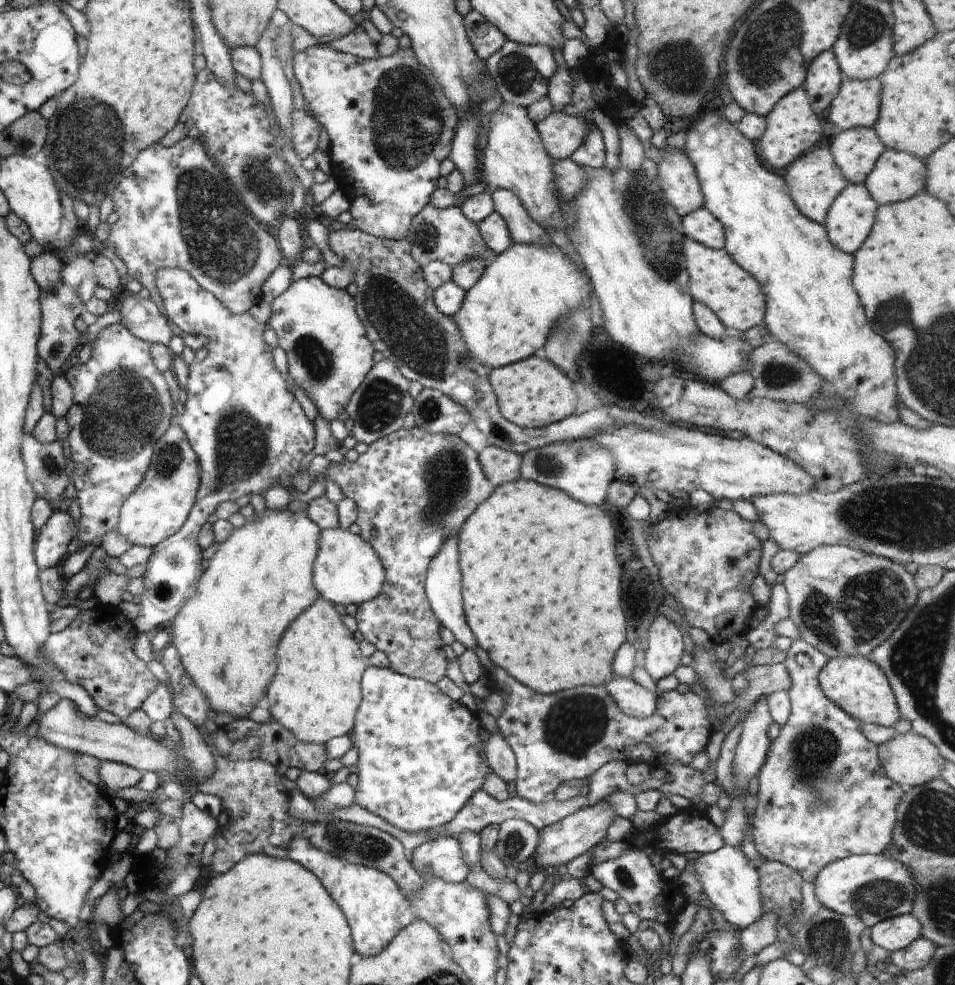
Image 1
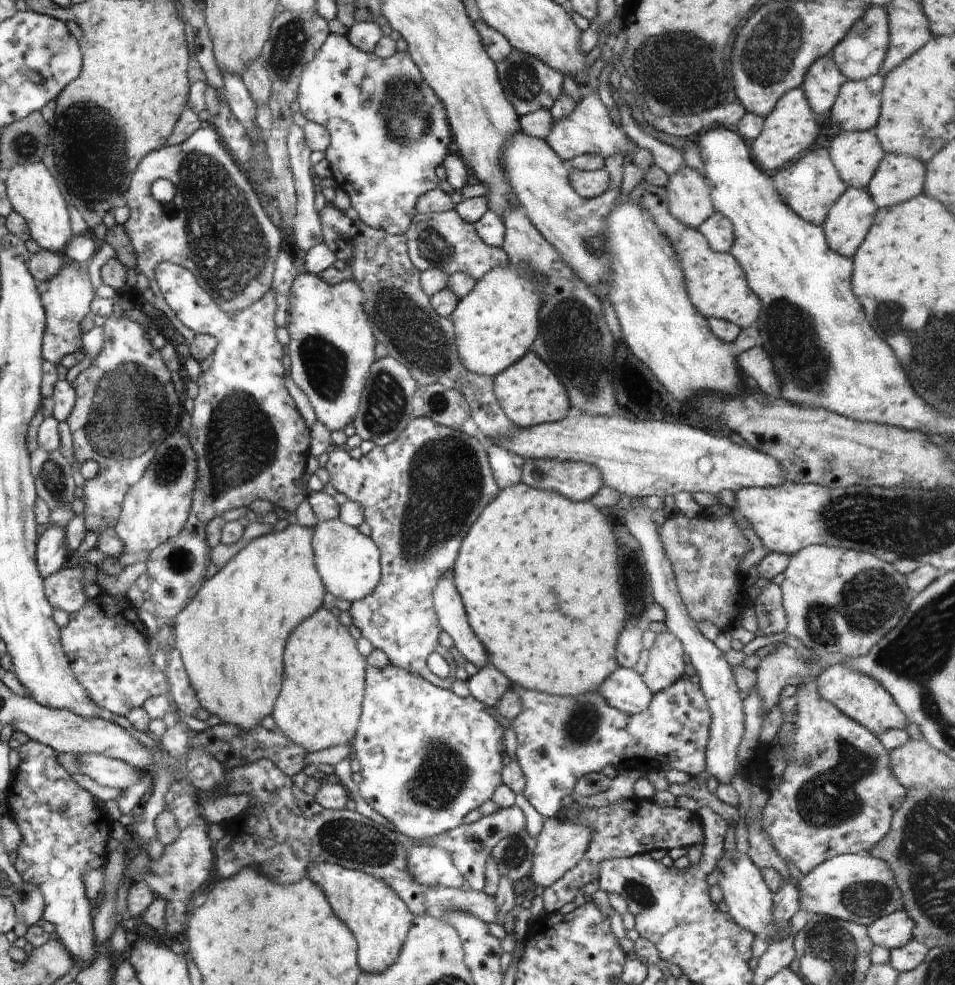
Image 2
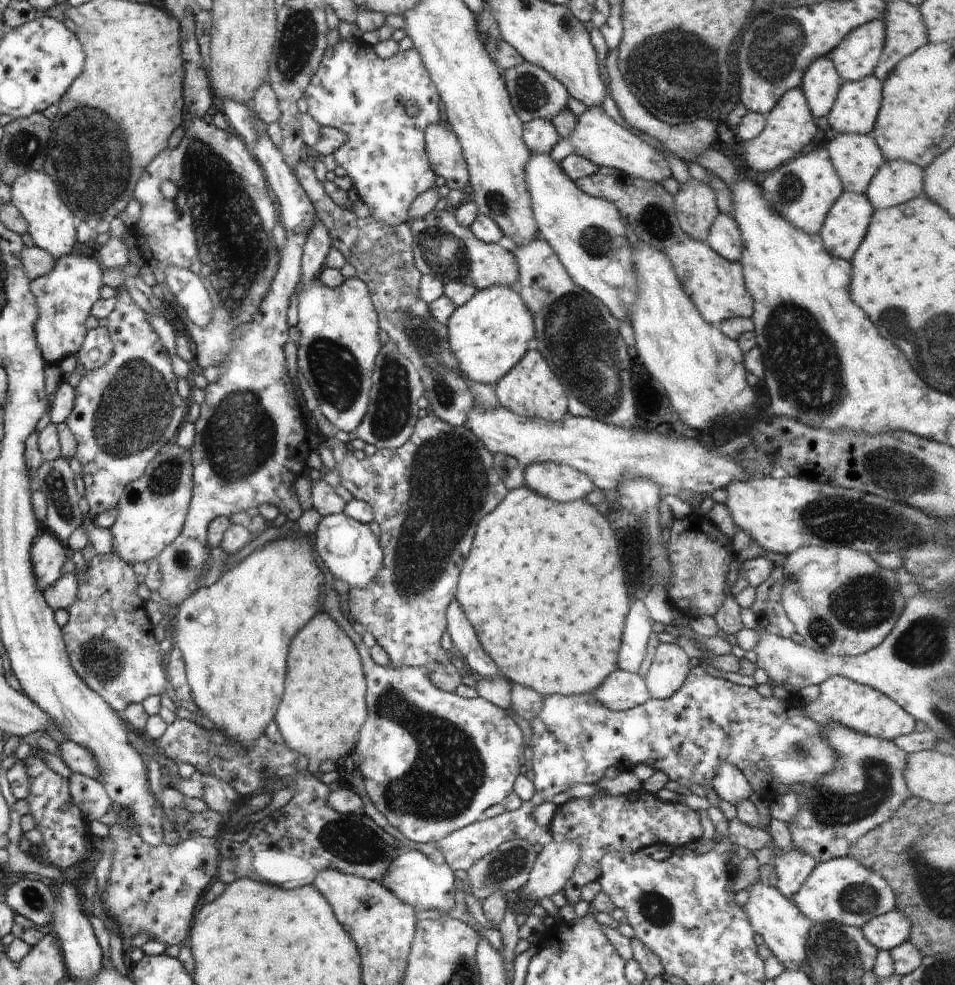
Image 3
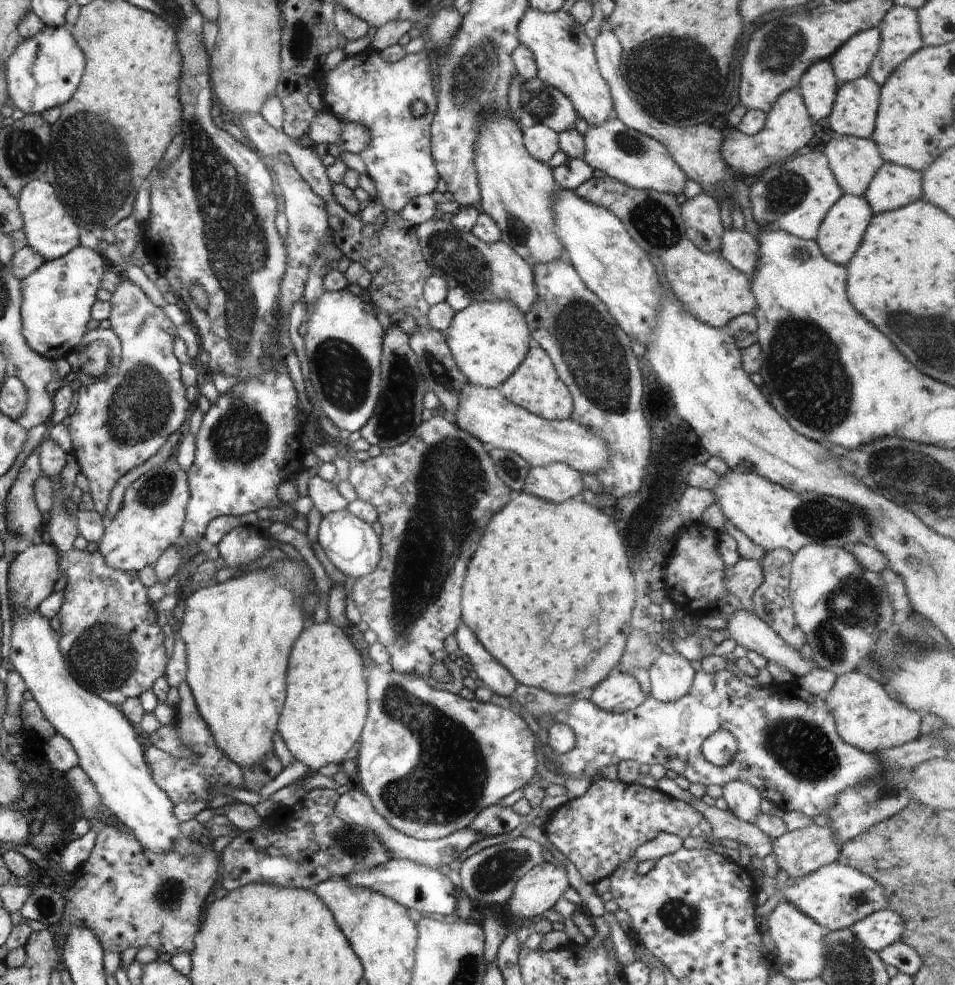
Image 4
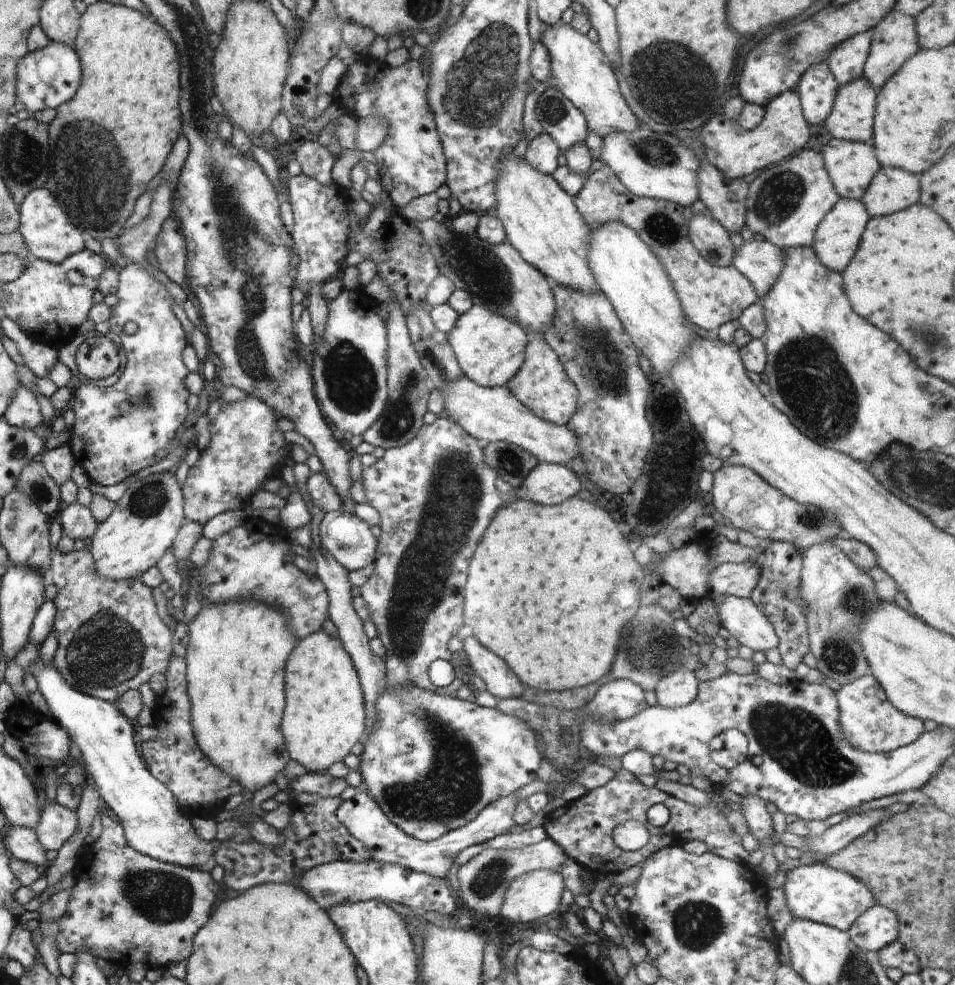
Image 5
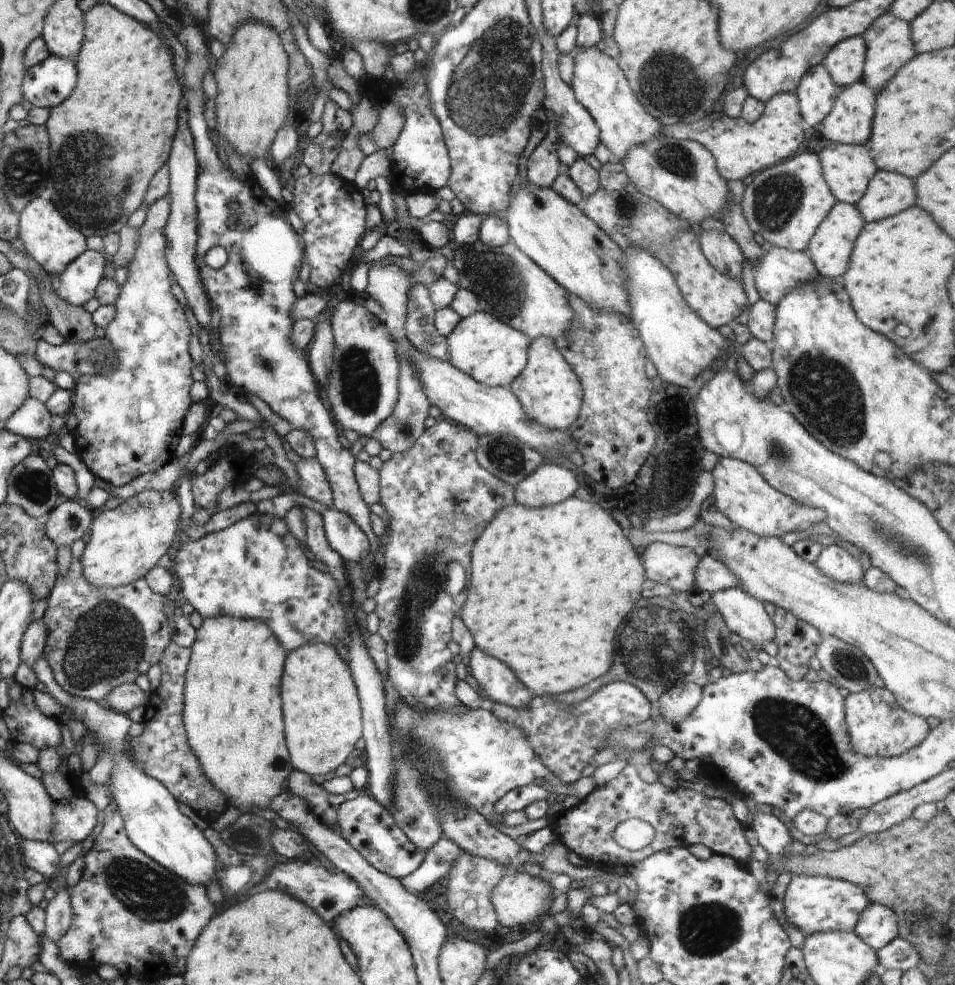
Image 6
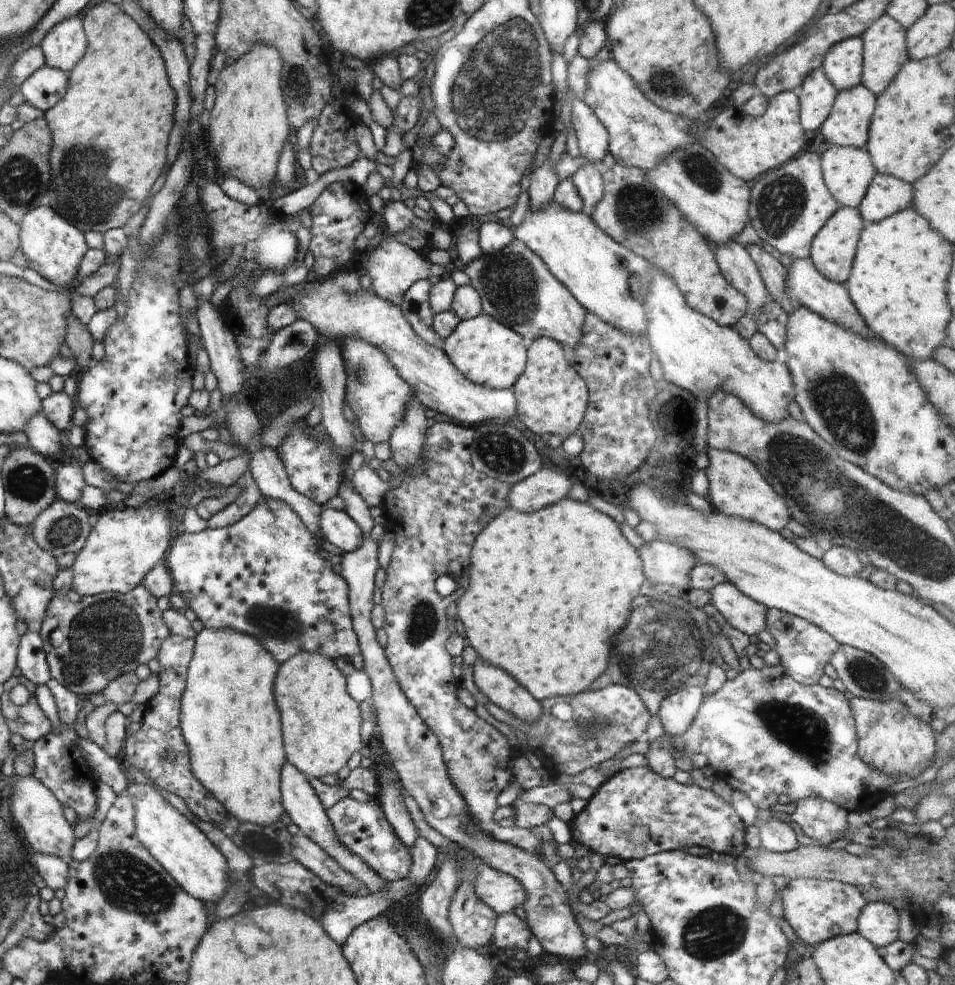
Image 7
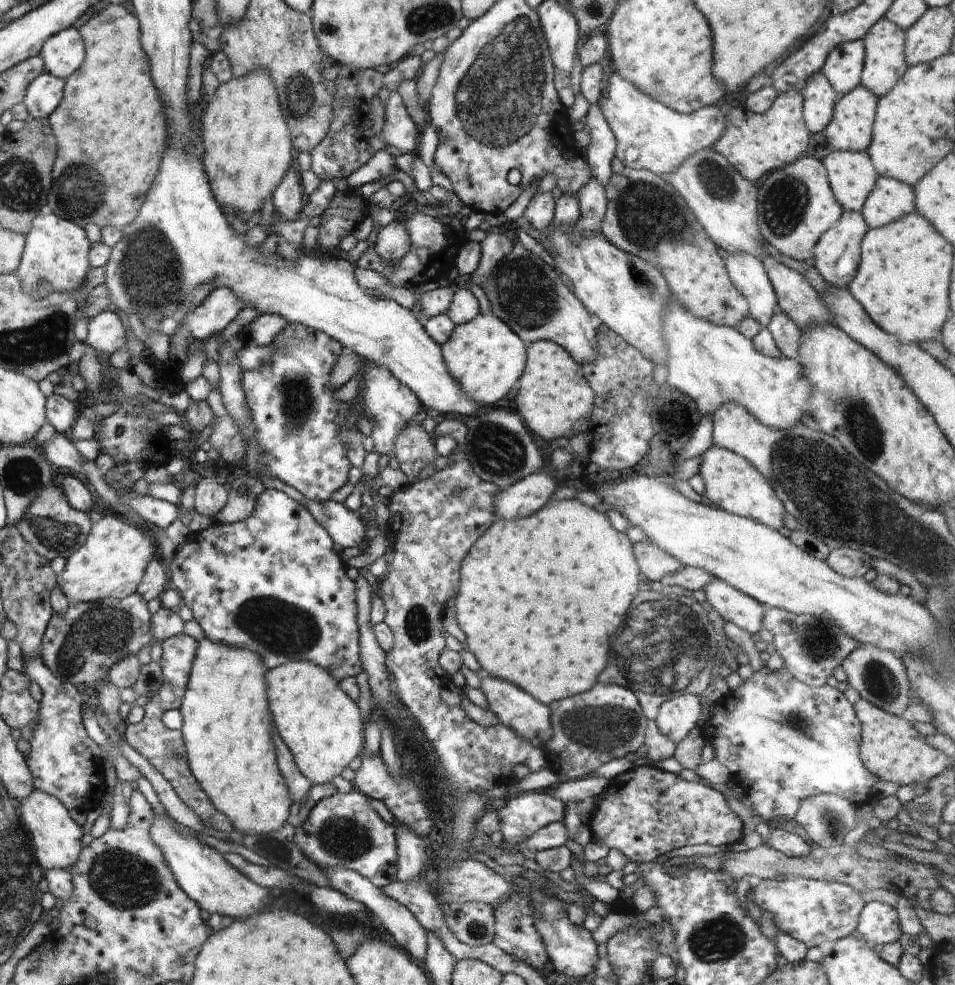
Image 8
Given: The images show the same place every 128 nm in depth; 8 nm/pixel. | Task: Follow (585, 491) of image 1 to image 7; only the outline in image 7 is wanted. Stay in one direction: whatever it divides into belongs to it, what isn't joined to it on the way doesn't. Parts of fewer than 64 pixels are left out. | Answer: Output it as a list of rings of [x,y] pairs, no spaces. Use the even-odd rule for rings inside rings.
[[[541,467],[535,474],[511,487],[509,508],[519,512],[537,512],[566,497],[572,485],[564,474]]]

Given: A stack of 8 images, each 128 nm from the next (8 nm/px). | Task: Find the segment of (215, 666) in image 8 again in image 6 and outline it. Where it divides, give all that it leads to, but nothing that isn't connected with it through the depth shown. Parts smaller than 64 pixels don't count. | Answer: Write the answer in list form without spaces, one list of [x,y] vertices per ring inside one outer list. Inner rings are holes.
[[[221,615],[211,618],[204,618],[202,626],[196,630],[196,641],[192,644],[190,665],[187,669],[184,690],[183,718],[188,743],[196,758],[200,760],[204,776],[210,778],[213,786],[228,796],[229,805],[239,808],[254,806],[266,808],[270,806],[272,798],[281,794],[282,788],[286,786],[285,781],[293,772],[288,748],[284,734],[283,705],[281,702],[281,681],[284,674],[283,668],[286,662],[286,650],[278,642],[276,635],[266,626],[264,620],[252,620],[252,618],[235,618],[234,616]]]

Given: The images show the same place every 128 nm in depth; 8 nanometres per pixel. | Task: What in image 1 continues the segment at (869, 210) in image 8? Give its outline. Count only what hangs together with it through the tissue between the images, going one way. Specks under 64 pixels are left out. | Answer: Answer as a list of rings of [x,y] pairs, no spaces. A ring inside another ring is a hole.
[[[885,148],[864,185],[878,205],[908,200],[924,191],[925,162],[906,151]]]

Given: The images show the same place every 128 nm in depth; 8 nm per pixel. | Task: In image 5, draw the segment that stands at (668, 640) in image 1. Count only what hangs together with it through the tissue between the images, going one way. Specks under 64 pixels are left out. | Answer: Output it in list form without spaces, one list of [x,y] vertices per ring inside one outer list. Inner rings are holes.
[[[687,666],[660,678],[655,688],[657,704],[669,709],[677,709],[690,704],[699,693],[699,680],[695,677],[693,668]]]

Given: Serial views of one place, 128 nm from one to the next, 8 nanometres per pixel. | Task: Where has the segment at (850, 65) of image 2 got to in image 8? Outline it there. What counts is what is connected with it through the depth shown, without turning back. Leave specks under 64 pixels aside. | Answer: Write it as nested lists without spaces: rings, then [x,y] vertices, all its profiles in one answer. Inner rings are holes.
[[[863,39],[839,44],[829,52],[822,72],[830,81],[838,96],[861,84],[861,72],[865,59]]]

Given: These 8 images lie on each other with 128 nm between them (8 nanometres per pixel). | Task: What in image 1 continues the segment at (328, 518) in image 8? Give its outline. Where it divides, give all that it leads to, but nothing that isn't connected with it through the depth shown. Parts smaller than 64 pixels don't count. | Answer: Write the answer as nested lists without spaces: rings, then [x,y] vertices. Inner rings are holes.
[[[340,526],[321,531],[313,564],[313,583],[320,598],[334,605],[360,605],[376,598],[385,580],[385,570],[377,552],[360,535]]]

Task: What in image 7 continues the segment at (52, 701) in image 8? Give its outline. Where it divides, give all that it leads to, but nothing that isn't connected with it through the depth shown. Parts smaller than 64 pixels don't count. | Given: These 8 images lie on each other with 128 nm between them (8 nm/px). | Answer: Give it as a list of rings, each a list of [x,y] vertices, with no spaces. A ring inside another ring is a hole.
[[[39,632],[24,633],[19,644],[18,667],[22,675],[36,686],[52,681]],[[61,723],[54,728],[47,737],[40,738],[32,748],[36,760],[33,776],[39,779],[62,802],[64,806],[70,806],[76,813],[74,825],[82,822],[92,822],[96,812],[96,778],[94,772],[88,766],[87,758],[77,744],[78,736],[73,727]]]

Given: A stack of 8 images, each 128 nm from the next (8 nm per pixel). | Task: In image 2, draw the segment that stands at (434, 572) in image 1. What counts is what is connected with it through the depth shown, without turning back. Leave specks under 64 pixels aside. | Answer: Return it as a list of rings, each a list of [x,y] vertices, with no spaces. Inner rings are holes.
[[[452,573],[439,579],[433,591],[433,606],[441,631],[450,635],[460,654],[476,669],[484,667],[489,662],[487,653],[470,627]]]

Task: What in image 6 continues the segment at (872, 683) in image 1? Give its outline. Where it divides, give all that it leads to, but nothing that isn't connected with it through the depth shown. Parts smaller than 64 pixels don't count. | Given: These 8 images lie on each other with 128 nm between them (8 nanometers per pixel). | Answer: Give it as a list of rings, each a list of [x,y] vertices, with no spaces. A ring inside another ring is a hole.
[[[878,685],[848,694],[844,698],[844,716],[852,749],[863,756],[900,756],[918,746],[931,730],[926,719],[902,710],[896,704],[896,698]]]

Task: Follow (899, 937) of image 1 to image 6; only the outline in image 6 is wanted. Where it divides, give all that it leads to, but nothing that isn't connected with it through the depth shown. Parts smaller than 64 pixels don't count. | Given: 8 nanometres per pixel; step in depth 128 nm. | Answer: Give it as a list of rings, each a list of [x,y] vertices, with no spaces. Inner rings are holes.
[[[870,903],[853,932],[876,952],[898,937],[897,920],[898,916],[886,906]]]

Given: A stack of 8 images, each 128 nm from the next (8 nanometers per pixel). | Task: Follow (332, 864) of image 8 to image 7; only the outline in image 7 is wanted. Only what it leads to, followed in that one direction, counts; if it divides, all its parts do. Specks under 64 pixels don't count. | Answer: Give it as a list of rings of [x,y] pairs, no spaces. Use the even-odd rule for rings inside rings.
[[[350,795],[336,802],[332,808],[325,810],[332,828],[340,842],[348,846],[352,853],[360,856],[368,868],[372,868],[382,880],[390,883],[407,878],[411,864],[412,854],[408,846],[396,836],[394,828],[387,822],[382,808],[376,800],[354,800]]]

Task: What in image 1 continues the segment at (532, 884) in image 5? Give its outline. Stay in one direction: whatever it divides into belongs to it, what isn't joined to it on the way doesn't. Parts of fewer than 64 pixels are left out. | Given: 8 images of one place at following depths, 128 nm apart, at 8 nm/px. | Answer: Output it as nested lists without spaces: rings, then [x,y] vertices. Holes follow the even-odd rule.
[[[606,802],[582,808],[569,814],[566,818],[545,826],[539,831],[539,841],[535,848],[535,861],[538,868],[558,868],[568,864],[580,854],[592,850],[606,836],[608,827],[616,816],[611,804]]]

